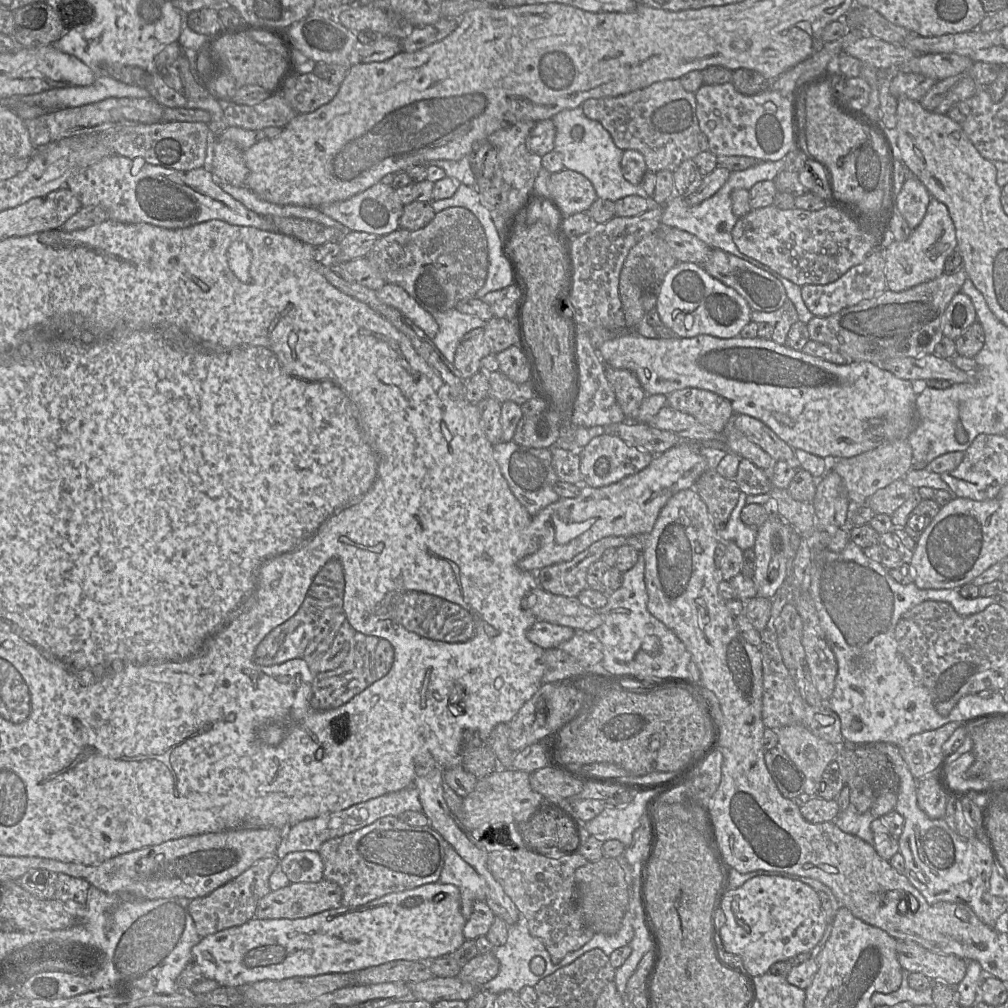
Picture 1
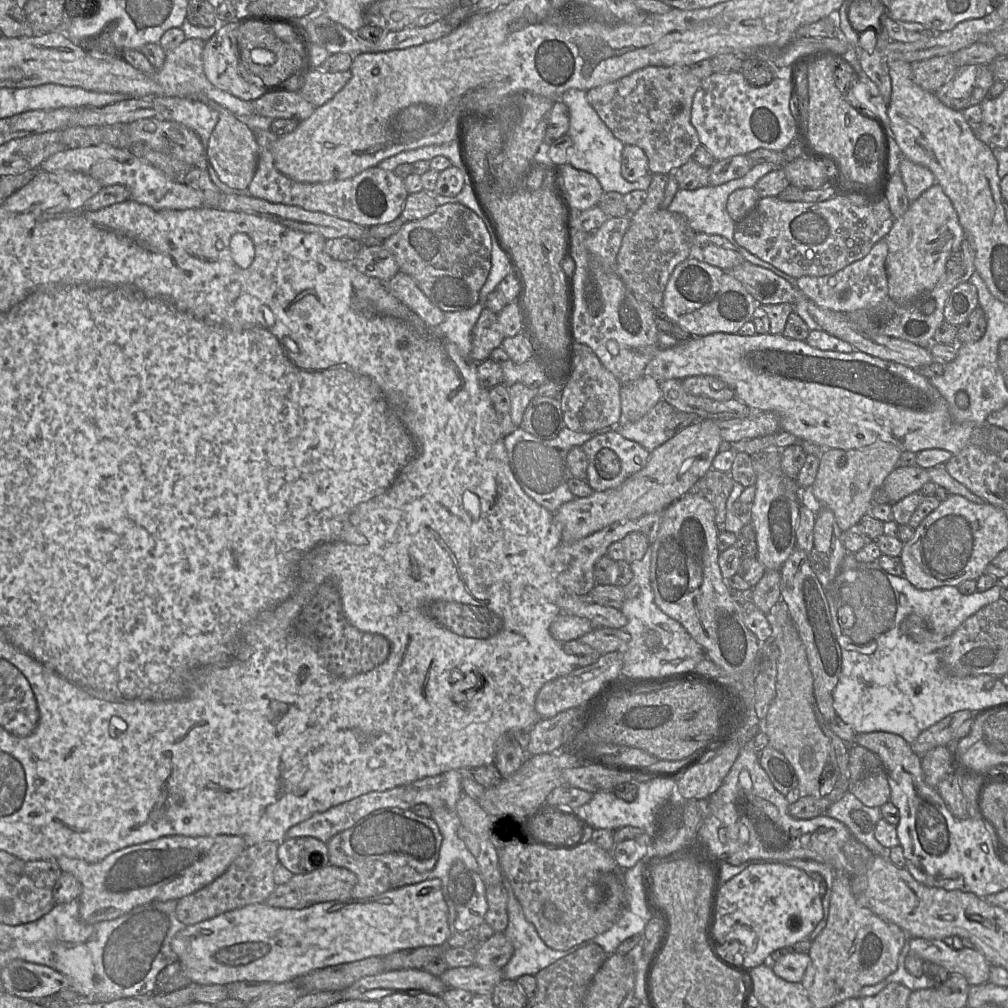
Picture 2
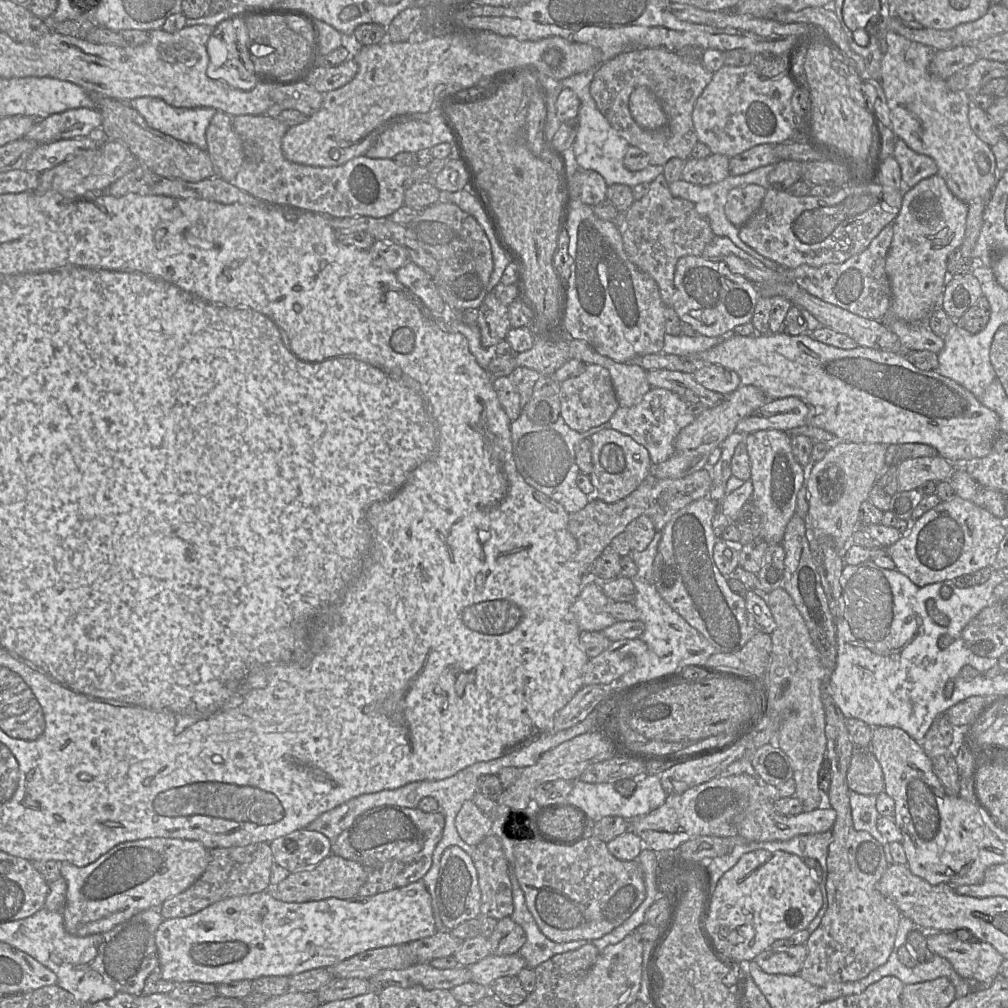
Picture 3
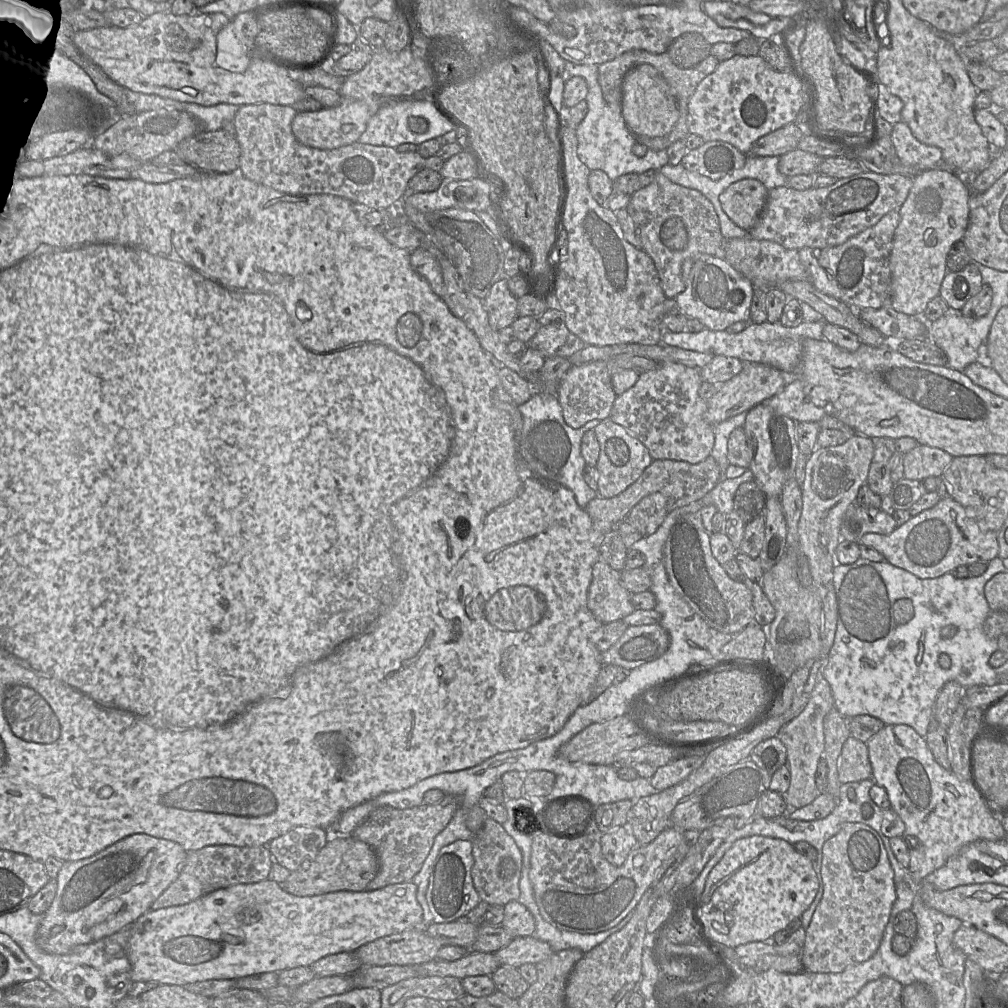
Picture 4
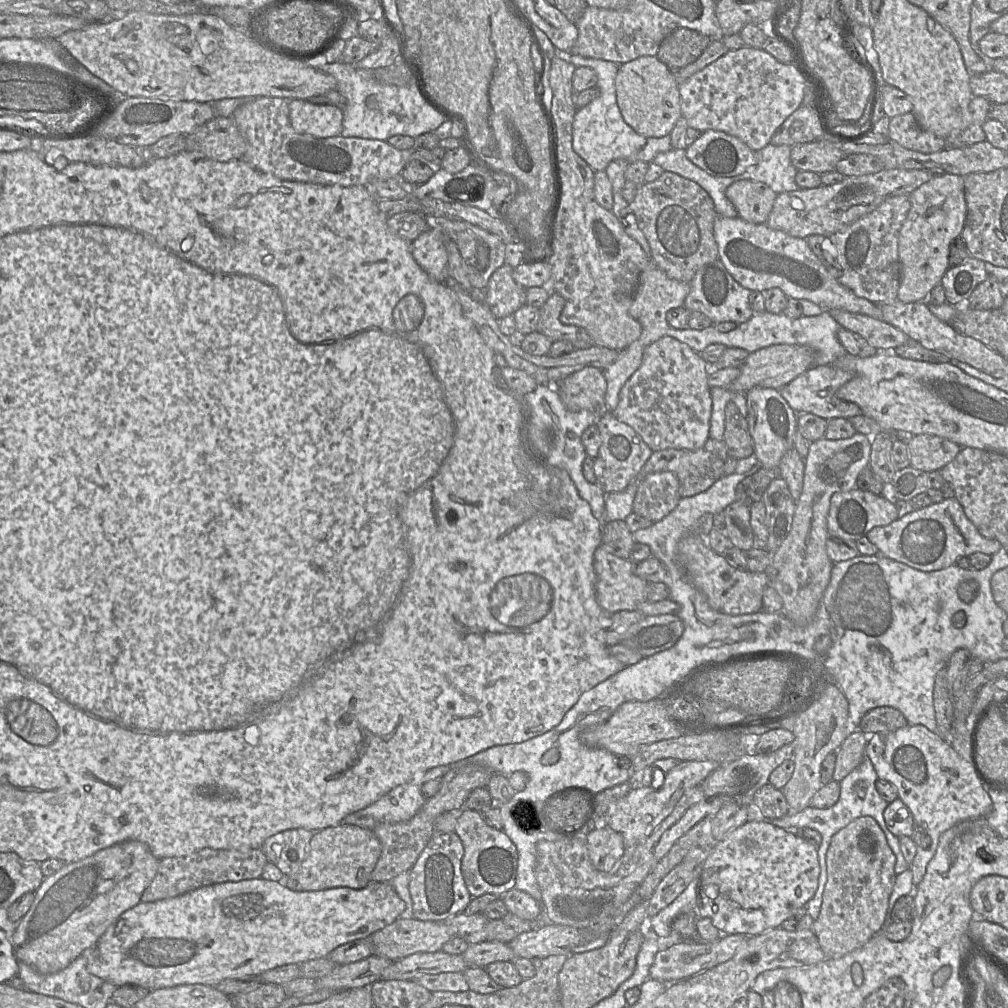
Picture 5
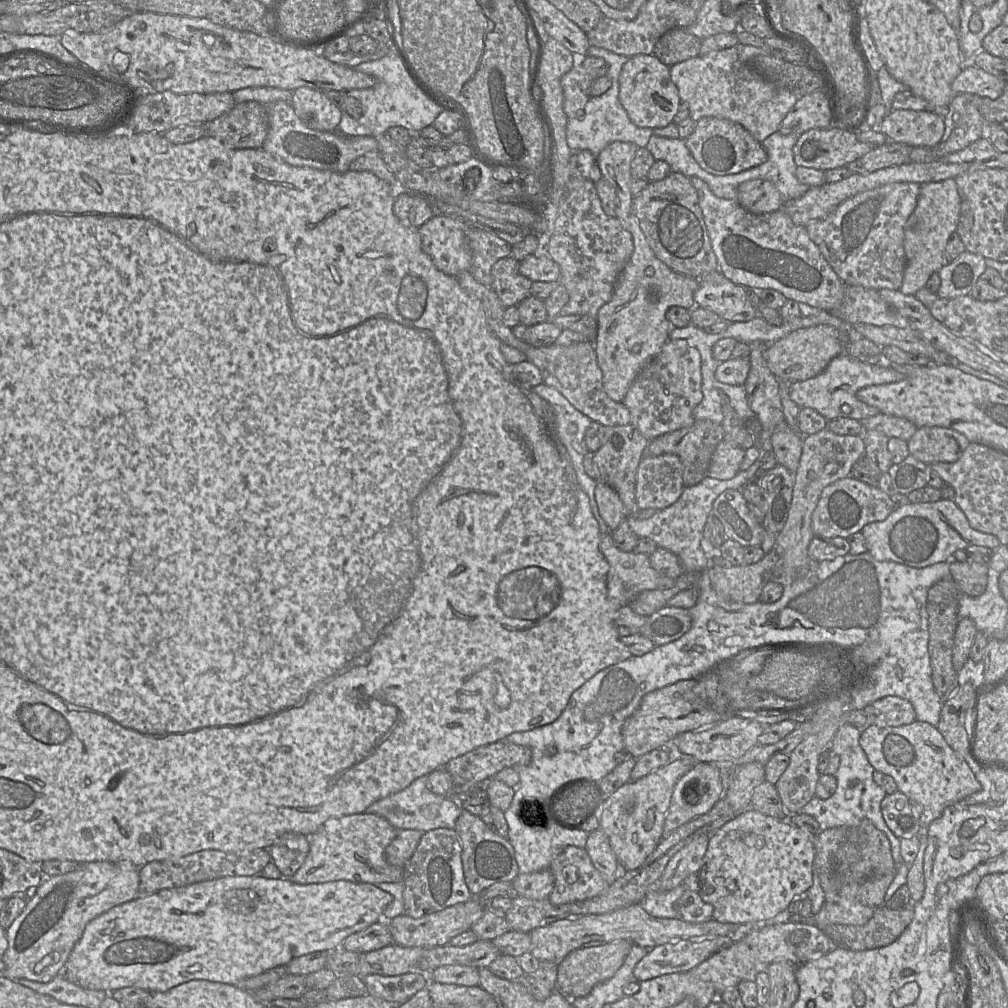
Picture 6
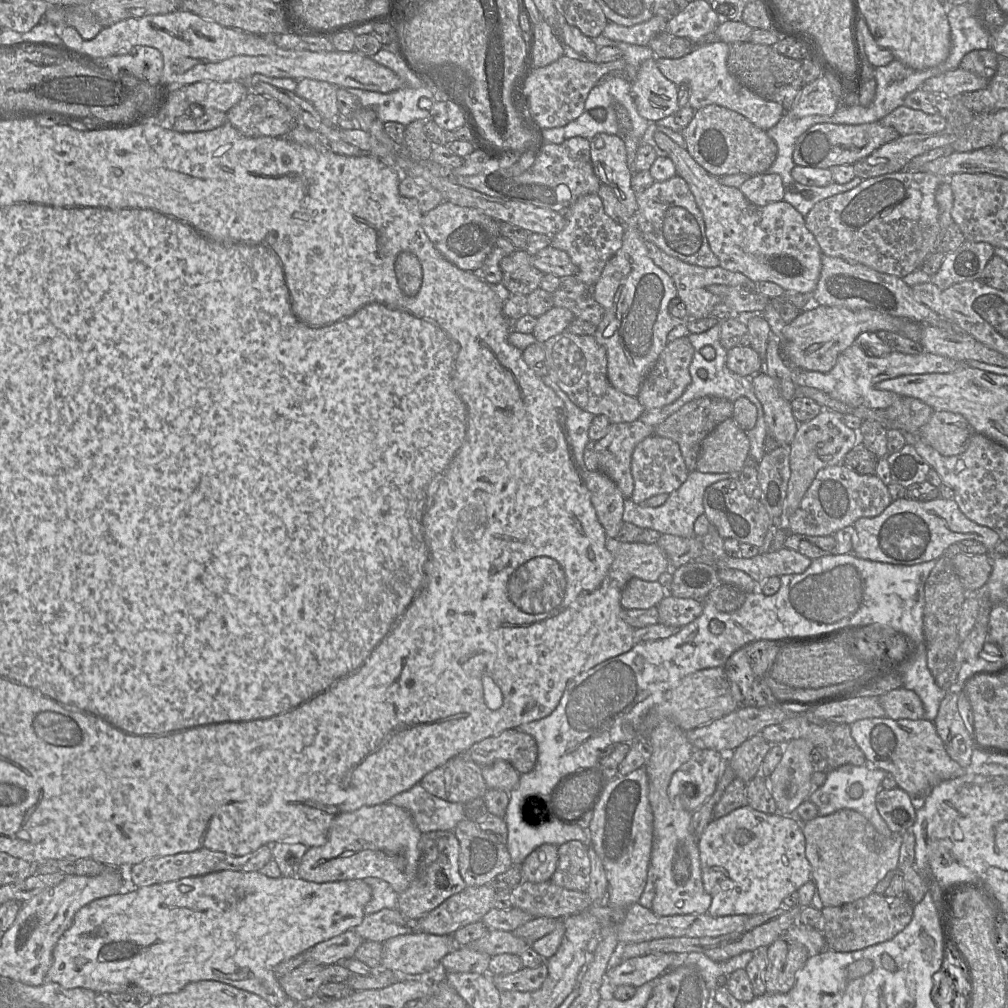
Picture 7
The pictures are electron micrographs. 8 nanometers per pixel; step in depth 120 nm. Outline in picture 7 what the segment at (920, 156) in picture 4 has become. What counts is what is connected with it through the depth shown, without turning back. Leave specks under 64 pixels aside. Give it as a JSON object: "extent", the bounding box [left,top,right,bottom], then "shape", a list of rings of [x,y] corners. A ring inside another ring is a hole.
{"extent":[880,106,946,136],"shape":[[[899,106],[880,120],[884,126],[894,128],[900,136],[909,134],[937,134],[946,126],[945,118],[930,115],[907,106]]]}

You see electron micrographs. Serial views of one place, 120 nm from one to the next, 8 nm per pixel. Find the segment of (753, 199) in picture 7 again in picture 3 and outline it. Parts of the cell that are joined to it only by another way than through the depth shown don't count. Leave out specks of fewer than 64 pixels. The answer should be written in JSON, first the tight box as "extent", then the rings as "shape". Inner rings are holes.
{"extent":[724,184,766,228],"shape":[[[756,184],[731,189],[724,206],[727,219],[738,228],[745,224],[760,208],[766,190]]]}

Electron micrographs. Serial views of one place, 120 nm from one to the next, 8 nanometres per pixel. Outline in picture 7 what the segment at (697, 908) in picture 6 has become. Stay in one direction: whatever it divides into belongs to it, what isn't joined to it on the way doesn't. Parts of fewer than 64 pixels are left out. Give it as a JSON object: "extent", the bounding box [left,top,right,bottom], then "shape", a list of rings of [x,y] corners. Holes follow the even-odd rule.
{"extent":[645,720,712,916],"shape":[[[662,720],[649,736],[652,754],[645,764],[648,775],[648,799],[653,813],[653,844],[650,868],[653,873],[655,896],[651,910],[658,916],[706,914],[712,897],[705,891],[702,883],[701,864],[698,841],[691,832],[692,813],[685,809],[677,809],[669,798],[669,786],[672,775],[690,758],[694,747],[688,741],[686,732],[671,720]]]}

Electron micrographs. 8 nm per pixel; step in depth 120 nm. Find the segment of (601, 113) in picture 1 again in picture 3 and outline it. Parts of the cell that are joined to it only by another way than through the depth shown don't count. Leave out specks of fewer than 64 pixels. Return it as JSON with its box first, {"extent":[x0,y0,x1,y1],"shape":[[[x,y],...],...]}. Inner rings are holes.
{"extent":[590,48,714,166],"shape":[[[637,48],[627,50],[596,67],[590,94],[598,110],[630,146],[643,150],[649,156],[651,165],[664,166],[671,158],[690,158],[698,142],[692,121],[694,104],[714,73],[705,69],[701,62],[686,61],[664,48]],[[638,86],[647,87],[659,101],[667,116],[667,122],[662,127],[646,130],[632,118],[629,97]]]}

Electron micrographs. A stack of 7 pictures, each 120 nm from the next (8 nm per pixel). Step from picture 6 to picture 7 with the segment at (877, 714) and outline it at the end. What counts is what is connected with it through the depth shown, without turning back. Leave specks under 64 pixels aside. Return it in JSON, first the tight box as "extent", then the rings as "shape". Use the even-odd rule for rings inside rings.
{"extent":[879,687,925,720],"shape":[[[899,687],[879,696],[885,717],[898,720],[924,719],[925,710],[919,696],[912,690]]]}

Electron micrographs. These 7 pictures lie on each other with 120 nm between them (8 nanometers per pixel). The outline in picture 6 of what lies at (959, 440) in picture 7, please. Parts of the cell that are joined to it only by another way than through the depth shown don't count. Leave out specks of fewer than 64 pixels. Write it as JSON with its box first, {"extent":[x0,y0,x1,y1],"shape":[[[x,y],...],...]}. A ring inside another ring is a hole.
{"extent":[908,426,966,465],"shape":[[[938,426],[919,428],[908,440],[909,453],[929,465],[937,462],[955,462],[966,447],[961,447],[956,437],[948,431],[950,429]]]}

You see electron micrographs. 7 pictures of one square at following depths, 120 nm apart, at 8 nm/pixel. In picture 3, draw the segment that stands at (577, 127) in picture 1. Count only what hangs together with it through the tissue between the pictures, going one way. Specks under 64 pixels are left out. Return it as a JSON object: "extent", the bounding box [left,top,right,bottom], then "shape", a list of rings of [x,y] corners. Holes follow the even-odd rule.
{"extent":[562,70,664,187],"shape":[[[594,70],[574,74],[563,79],[562,86],[572,90],[580,101],[577,115],[578,132],[572,146],[576,162],[582,170],[592,170],[599,173],[608,186],[625,184],[634,187],[641,183],[651,183],[658,175],[664,173],[663,165],[651,165],[640,171],[629,171],[624,166],[624,156],[629,143],[622,138],[598,110],[590,94],[590,84],[594,78]]]}

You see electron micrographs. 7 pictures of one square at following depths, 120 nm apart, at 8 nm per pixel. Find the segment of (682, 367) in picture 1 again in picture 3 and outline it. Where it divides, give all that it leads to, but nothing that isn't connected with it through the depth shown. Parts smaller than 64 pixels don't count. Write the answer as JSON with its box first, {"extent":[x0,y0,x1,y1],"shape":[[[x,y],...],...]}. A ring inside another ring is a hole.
{"extent":[687,331,1001,462],"shape":[[[780,331],[749,336],[735,333],[716,346],[687,358],[699,363],[699,367],[719,364],[733,370],[739,375],[741,385],[759,388],[768,400],[799,398],[809,409],[806,424],[832,433],[841,442],[928,444],[950,462],[983,457],[991,451],[1001,433],[998,415],[954,380],[935,370],[917,368],[903,354],[863,346],[841,349],[817,341],[810,333],[789,335]]]}

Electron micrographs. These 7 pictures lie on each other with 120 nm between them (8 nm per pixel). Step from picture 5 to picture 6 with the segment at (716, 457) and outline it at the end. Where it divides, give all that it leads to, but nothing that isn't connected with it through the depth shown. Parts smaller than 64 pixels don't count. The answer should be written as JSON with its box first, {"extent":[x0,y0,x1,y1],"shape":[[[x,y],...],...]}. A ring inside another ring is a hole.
{"extent":[644,419,725,487],"shape":[[[696,419],[688,427],[675,430],[650,440],[644,450],[644,456],[675,454],[679,457],[683,468],[684,487],[700,483],[709,474],[709,467],[717,445],[725,438],[722,424],[707,419]]]}

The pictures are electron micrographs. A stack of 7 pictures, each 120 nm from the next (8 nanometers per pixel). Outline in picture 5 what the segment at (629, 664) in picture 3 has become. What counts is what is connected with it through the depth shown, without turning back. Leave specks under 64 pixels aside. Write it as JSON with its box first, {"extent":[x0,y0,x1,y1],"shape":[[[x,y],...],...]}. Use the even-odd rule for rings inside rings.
{"extent":[620,614,684,657],"shape":[[[677,614],[644,616],[630,627],[620,643],[649,657],[673,647],[683,632],[684,623]]]}

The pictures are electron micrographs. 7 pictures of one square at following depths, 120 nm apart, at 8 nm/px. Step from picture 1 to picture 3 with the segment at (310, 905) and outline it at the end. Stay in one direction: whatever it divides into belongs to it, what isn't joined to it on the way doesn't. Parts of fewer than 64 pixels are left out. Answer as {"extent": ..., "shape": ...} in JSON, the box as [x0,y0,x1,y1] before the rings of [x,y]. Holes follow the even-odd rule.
{"extent":[270,853,367,902],"shape":[[[331,853],[312,868],[291,872],[270,891],[283,902],[306,902],[326,898],[351,899],[357,896],[360,887],[366,882],[367,873],[357,862],[344,859]]]}

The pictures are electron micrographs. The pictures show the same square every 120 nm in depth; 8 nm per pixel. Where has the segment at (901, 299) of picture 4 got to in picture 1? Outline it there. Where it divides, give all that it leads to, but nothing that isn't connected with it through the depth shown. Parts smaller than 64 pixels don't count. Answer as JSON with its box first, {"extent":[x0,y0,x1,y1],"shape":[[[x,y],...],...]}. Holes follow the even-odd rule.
{"extent":[883,197,957,292],"shape":[[[931,197],[931,199],[929,201],[929,204],[927,206],[927,210],[926,210],[926,213],[925,213],[923,220],[915,229],[911,230],[911,233],[910,233],[907,240],[904,240],[901,242],[897,242],[897,241],[886,241],[886,242],[887,242],[887,246],[883,249],[884,258],[885,258],[886,286],[887,286],[888,290],[891,290],[894,292],[905,291],[907,289],[910,289],[910,288],[917,286],[917,285],[924,283],[924,282],[928,282],[928,281],[933,280],[933,279],[939,277],[940,275],[942,275],[944,273],[944,264],[945,264],[946,258],[957,248],[956,230],[955,230],[954,223],[949,215],[948,208],[945,204],[938,201],[934,197]]]}

